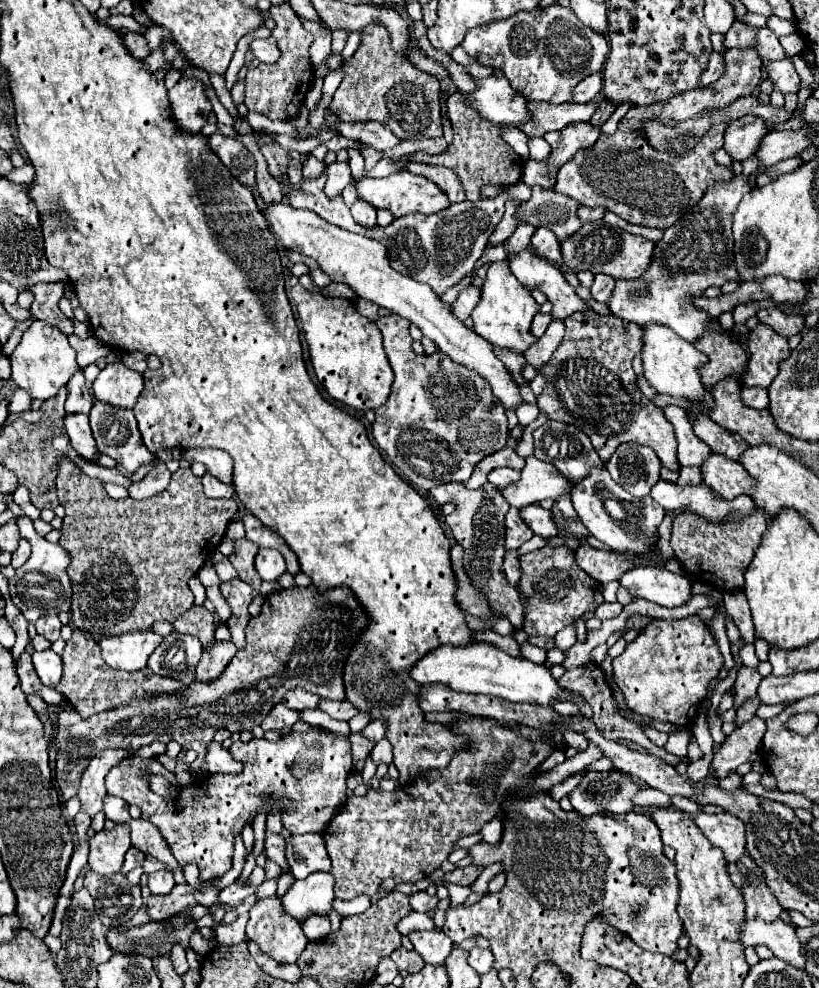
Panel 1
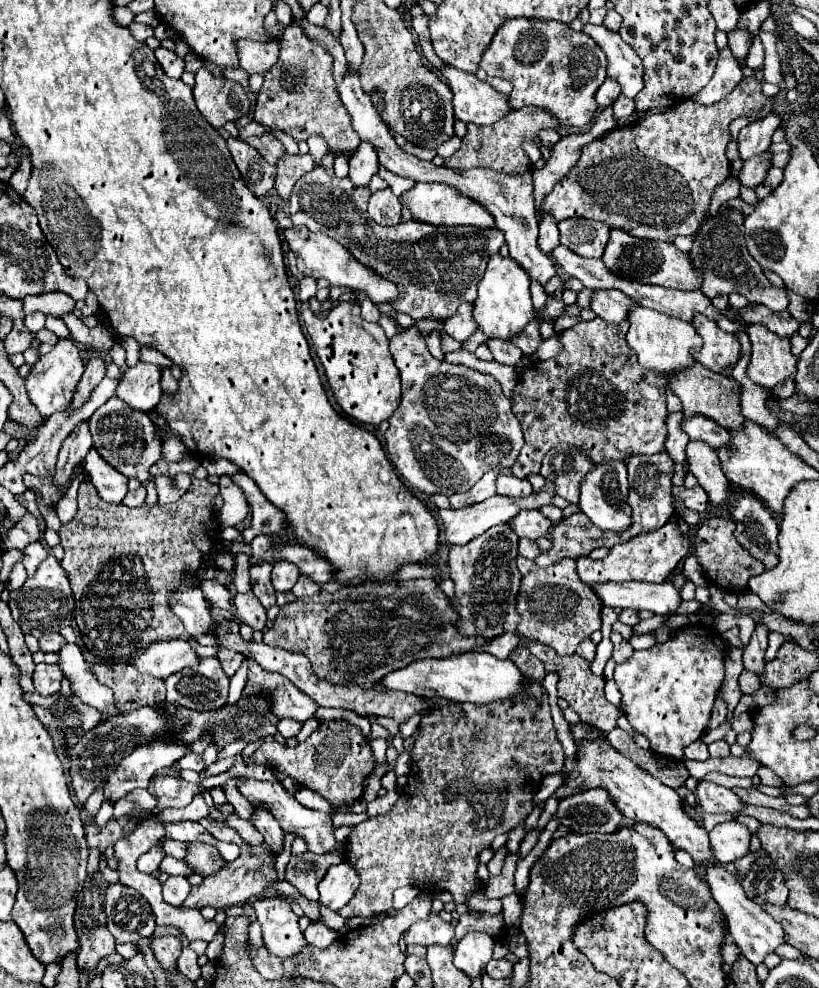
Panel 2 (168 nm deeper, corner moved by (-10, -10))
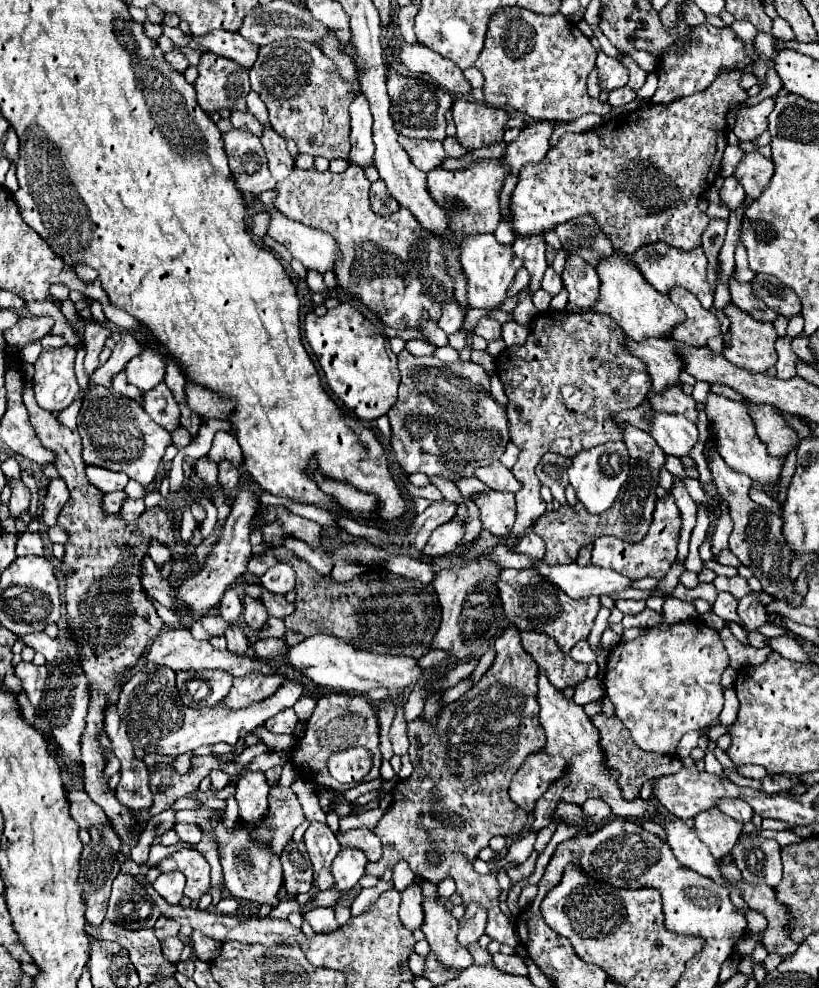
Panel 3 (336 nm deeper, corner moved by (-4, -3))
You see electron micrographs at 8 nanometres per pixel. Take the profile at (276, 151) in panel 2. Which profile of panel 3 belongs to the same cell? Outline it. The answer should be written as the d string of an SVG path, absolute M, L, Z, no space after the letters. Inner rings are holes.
M231 112L231 122L235 128L251 130L255 136L261 136L261 132L263 132L259 120L255 120L255 116L251 116L249 112Z

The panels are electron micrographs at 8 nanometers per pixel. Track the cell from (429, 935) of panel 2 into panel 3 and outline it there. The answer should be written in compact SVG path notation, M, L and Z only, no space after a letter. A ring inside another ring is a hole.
M413 882L409 888L401 892L401 904L399 904L399 918L405 924L405 928L415 930L423 924L423 906L421 906L421 888Z

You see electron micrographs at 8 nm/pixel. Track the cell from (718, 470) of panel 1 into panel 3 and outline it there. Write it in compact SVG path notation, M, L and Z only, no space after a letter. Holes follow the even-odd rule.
M651 410L649 420L651 420L649 434L665 454L681 458L687 456L695 446L697 426L685 416Z

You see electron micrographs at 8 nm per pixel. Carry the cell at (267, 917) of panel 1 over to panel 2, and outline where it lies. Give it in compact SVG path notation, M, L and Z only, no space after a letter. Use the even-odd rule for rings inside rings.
M283 897L255 901L253 909L263 929L263 945L269 953L287 959L309 945L299 929L299 917Z

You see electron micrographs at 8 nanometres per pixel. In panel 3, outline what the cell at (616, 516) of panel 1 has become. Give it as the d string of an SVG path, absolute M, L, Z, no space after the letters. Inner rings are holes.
M623 440L617 442L607 442L599 444L591 450L583 450L571 458L571 466L567 468L569 482L577 492L579 502L591 512L591 514L601 514L609 510L619 494L619 488L629 476L629 452Z

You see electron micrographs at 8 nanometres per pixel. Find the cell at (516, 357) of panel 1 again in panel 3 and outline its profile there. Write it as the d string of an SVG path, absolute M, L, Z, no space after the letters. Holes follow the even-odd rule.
M485 316L485 318L481 318L481 320L477 322L477 326L473 328L473 332L475 332L477 336L485 338L487 342L491 342L491 340L501 338L501 324L499 324L497 320Z

